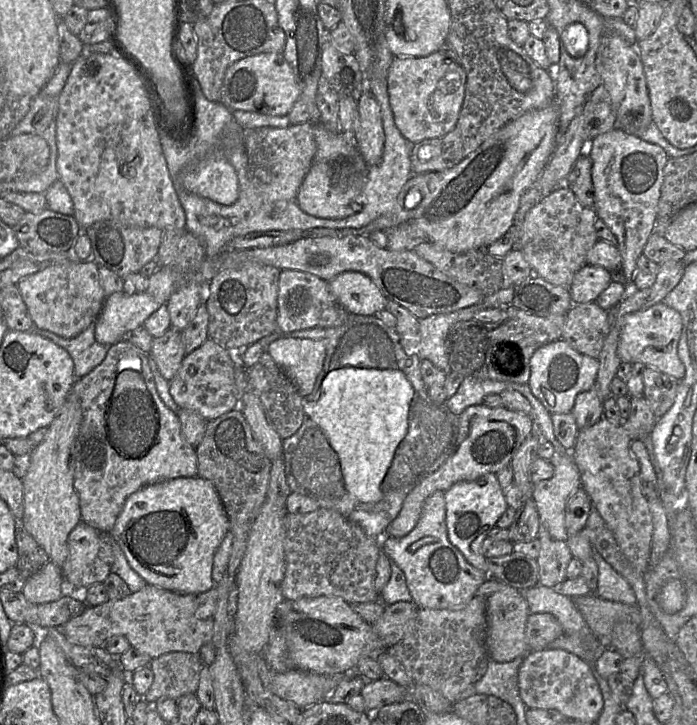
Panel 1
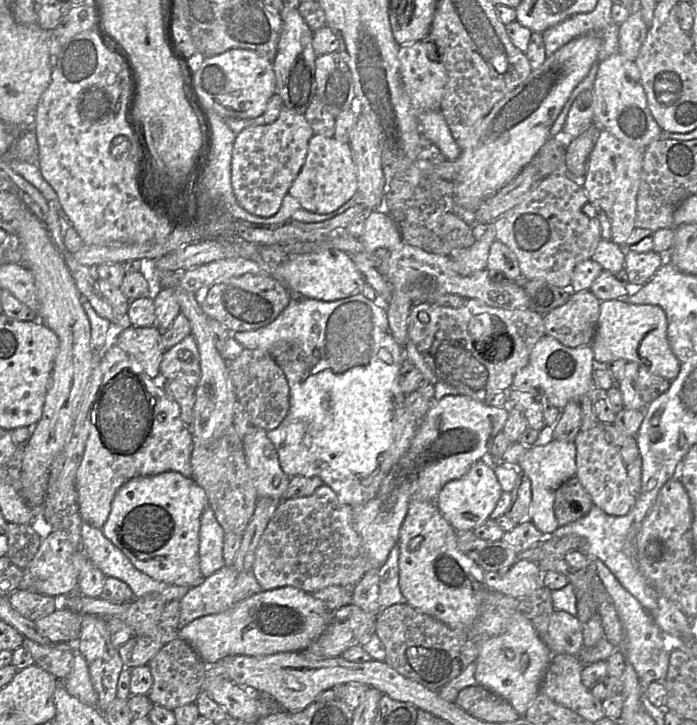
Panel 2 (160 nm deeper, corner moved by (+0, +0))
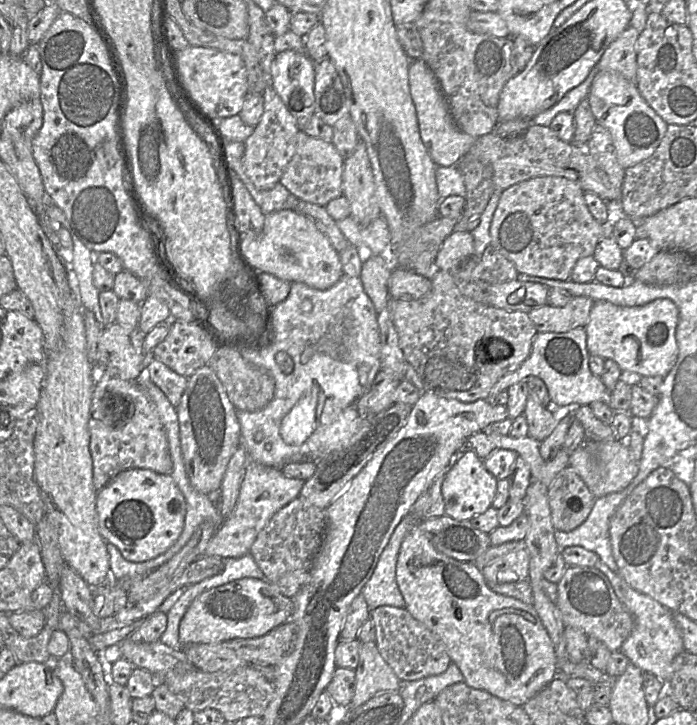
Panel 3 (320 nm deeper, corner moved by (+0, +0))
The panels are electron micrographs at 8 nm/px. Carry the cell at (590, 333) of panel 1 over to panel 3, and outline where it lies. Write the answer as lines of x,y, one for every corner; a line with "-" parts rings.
574,296
562,307
543,305
528,312
538,332
568,332
585,327
594,301
585,296

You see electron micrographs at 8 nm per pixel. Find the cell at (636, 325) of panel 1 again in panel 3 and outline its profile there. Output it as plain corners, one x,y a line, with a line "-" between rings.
667,298
633,307
596,301
585,326
587,349
592,355
615,361
624,373
665,377
678,357
678,317
677,306

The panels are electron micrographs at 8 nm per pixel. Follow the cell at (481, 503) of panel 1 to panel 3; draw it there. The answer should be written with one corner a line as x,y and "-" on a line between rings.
474,452
457,453
455,463
445,475
441,485
445,515
455,520
470,520
484,513
496,495
497,479
486,469

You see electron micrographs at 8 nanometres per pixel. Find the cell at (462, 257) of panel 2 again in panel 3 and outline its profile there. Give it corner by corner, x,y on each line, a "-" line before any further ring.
469,231
451,233
435,260
435,269
453,273
465,260
475,256
474,238

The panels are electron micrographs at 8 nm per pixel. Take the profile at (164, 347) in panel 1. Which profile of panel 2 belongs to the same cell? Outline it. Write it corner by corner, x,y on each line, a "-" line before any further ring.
128,326
120,330
116,345
136,359
152,378
160,375
160,363
166,350
162,347
162,332
156,327

